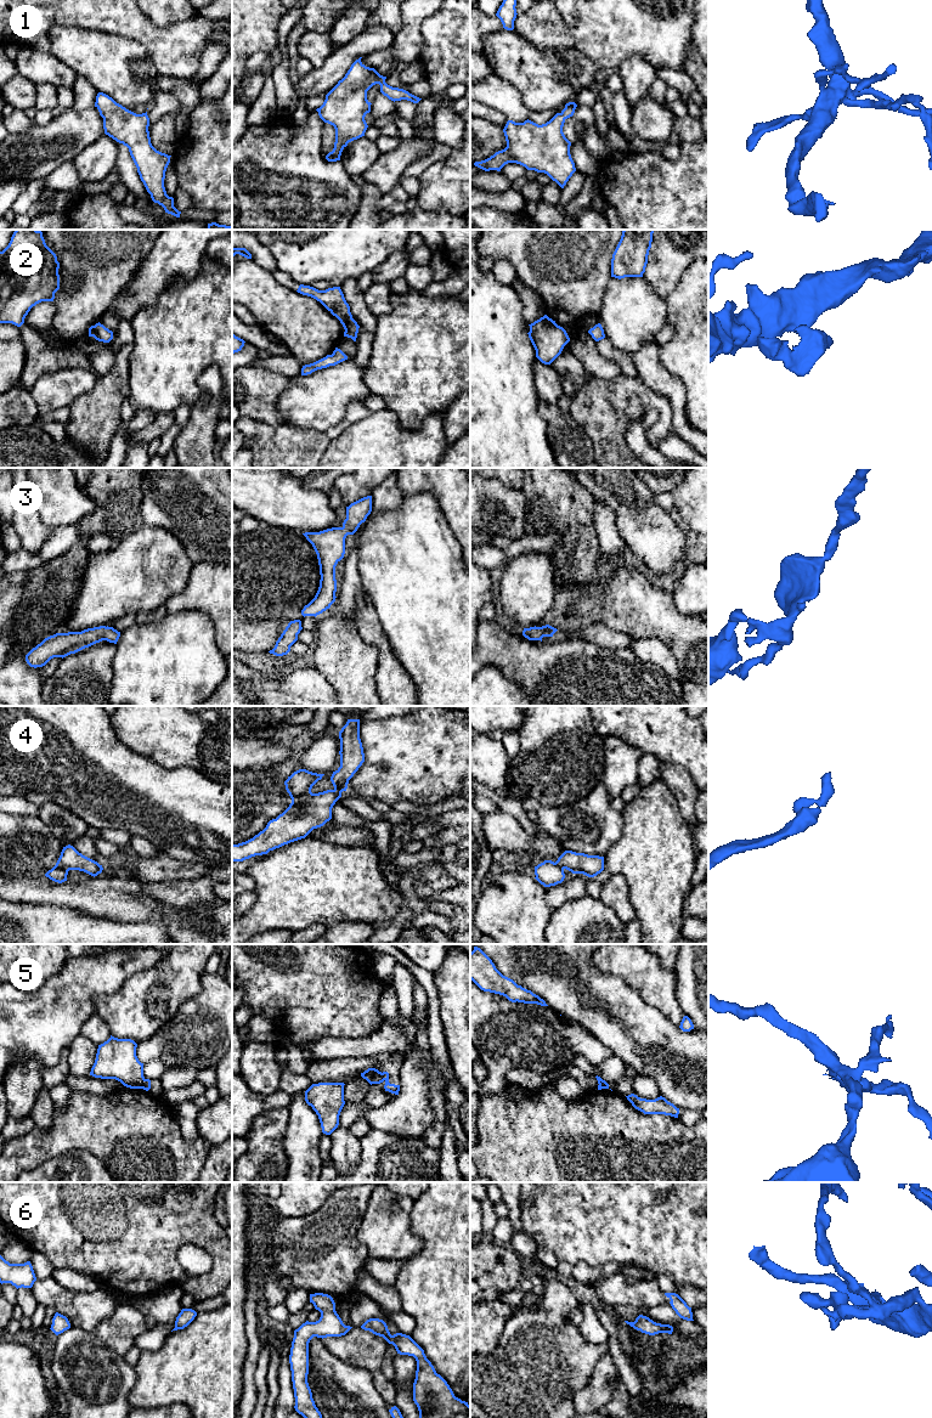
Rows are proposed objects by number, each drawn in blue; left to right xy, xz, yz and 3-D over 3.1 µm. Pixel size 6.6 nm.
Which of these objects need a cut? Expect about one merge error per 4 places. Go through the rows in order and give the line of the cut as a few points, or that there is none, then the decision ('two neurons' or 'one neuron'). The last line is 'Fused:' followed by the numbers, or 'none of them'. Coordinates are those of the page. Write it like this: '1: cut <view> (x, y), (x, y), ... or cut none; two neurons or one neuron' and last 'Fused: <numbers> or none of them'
1: cut none; one neuron
2: cut none; one neuron
3: cut none; one neuron
4: cut none; one neuron
5: cut xz (380, 1073), (384, 1079); two neurons
6: cut none; one neuron
Fused: 5

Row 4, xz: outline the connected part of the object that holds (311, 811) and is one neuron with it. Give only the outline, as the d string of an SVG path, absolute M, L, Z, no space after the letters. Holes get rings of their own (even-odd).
M348 719L339 731L340 767L333 772L333 790L312 793L312 786L324 774L306 769L294 772L284 781L292 798L289 807L253 838L232 844L232 863L243 861L255 855L267 854L290 842L305 838L314 829L323 826L332 819L332 808L346 791L349 780L365 762L360 739L360 719Z

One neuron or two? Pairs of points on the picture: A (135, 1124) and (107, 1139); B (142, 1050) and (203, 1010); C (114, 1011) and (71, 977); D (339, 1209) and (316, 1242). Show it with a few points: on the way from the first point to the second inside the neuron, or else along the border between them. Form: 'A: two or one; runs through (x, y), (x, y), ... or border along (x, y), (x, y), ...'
A: one; runs through (128, 1130), (114, 1131)
B: one; runs through (157, 1048), (168, 1045), (188, 1024)
C: two; border along (122, 986), (116, 992), (97, 994), (95, 1011)
D: one; runs through (339, 1218), (325, 1233)

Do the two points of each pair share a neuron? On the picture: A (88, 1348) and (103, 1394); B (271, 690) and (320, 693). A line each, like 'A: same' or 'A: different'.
A: same
B: same

